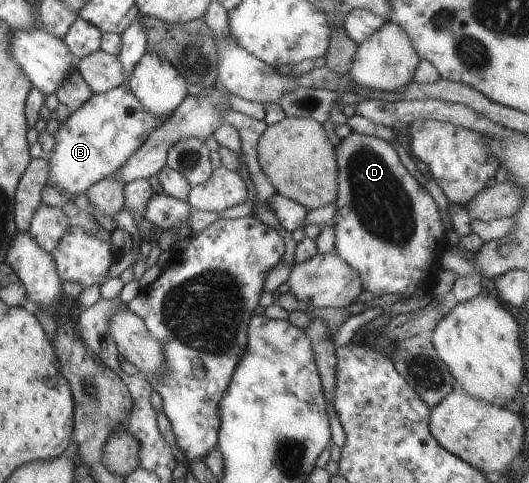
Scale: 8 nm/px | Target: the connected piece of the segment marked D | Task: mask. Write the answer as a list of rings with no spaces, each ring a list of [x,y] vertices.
[[[352,131],[335,148],[338,163],[338,198],[333,217],[335,253],[355,269],[363,289],[373,295],[397,295],[399,300],[415,295],[419,289],[431,290],[440,259],[447,251],[447,239],[439,207],[433,197],[403,166],[395,148],[377,136]]]

